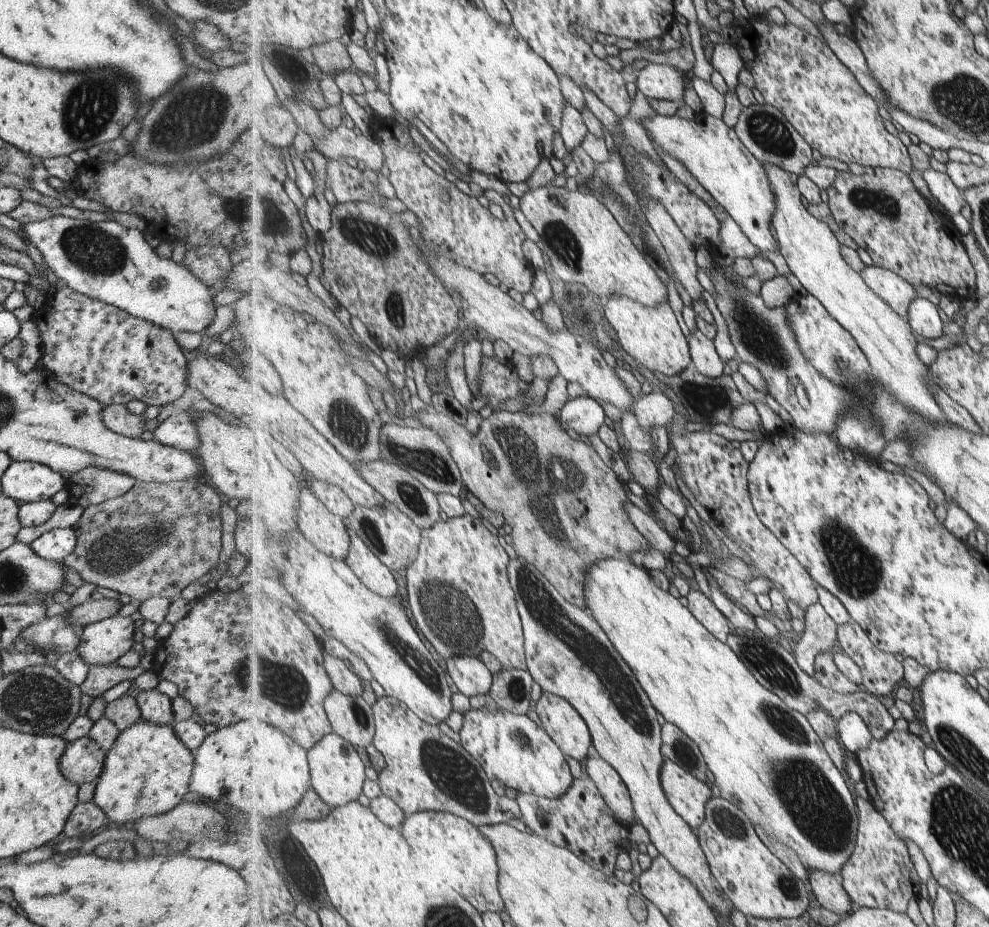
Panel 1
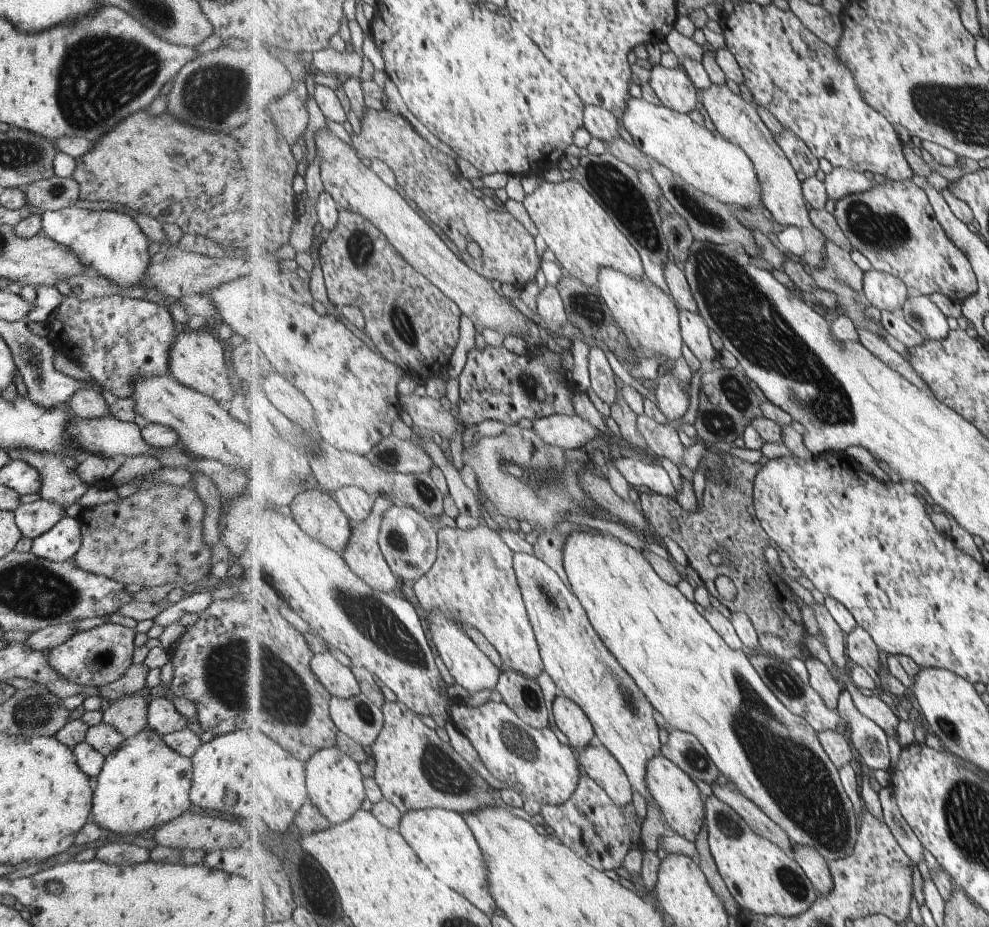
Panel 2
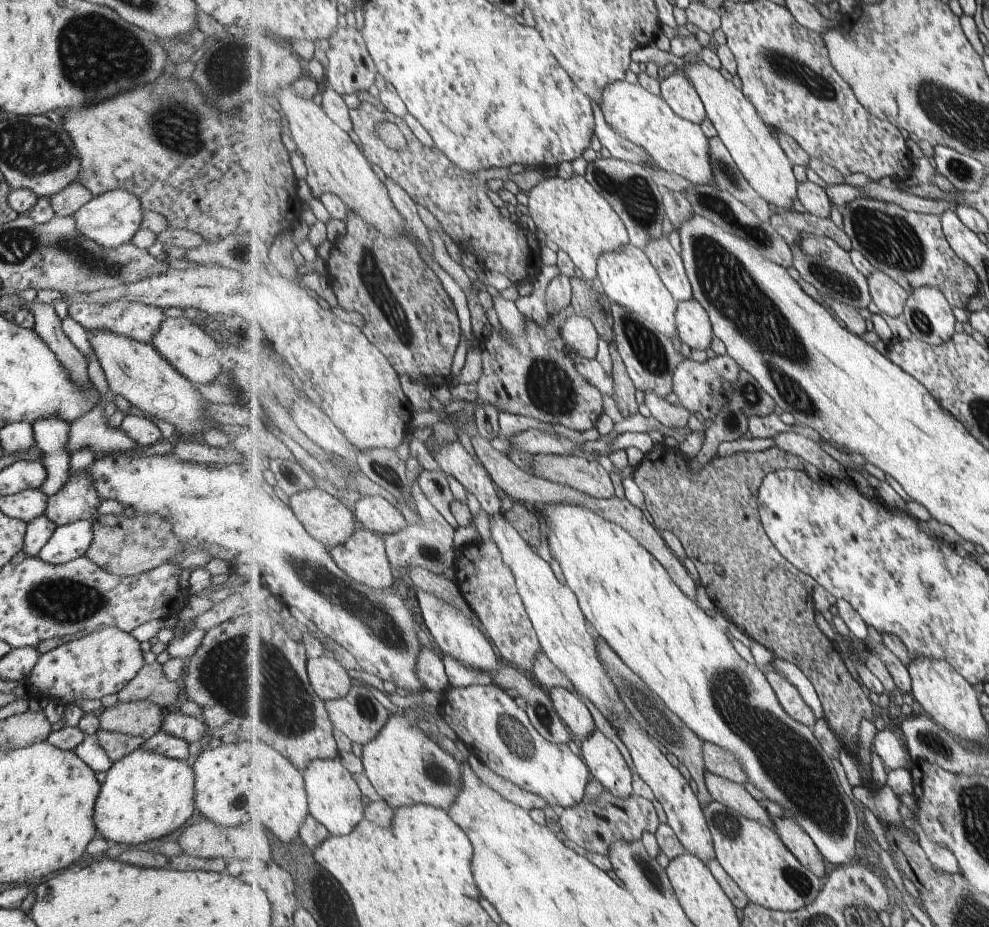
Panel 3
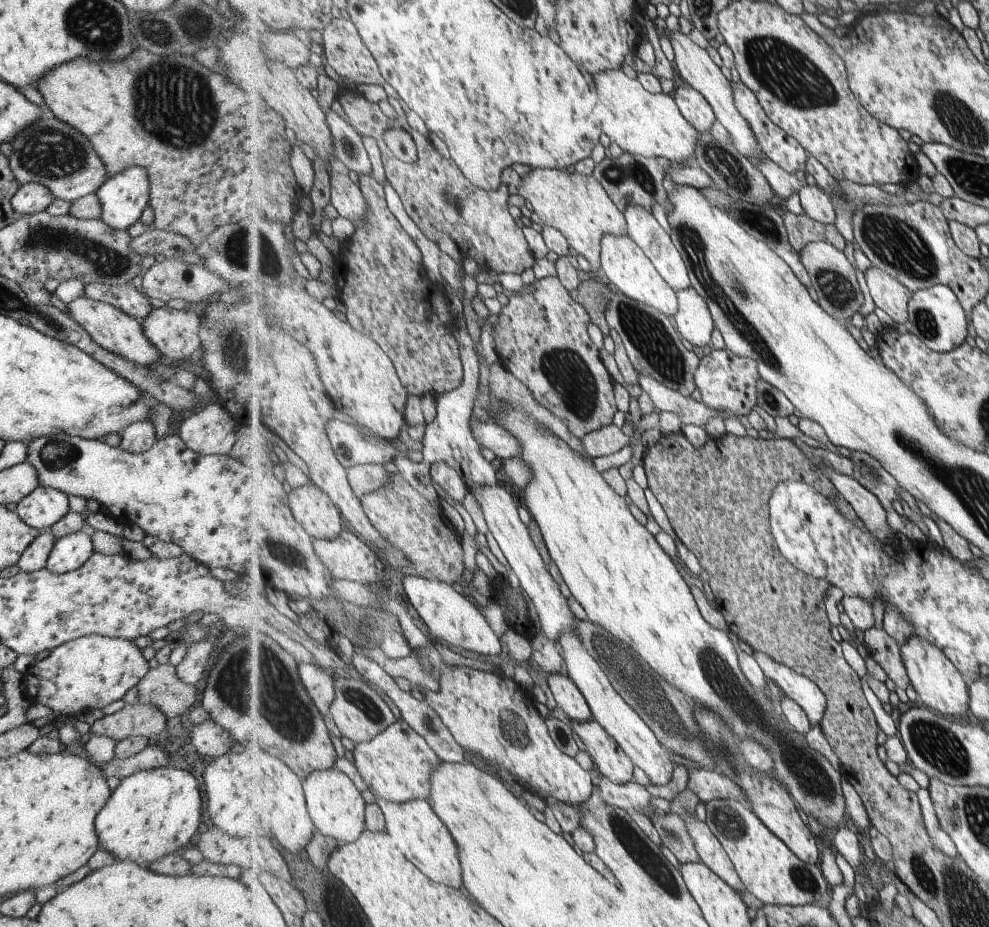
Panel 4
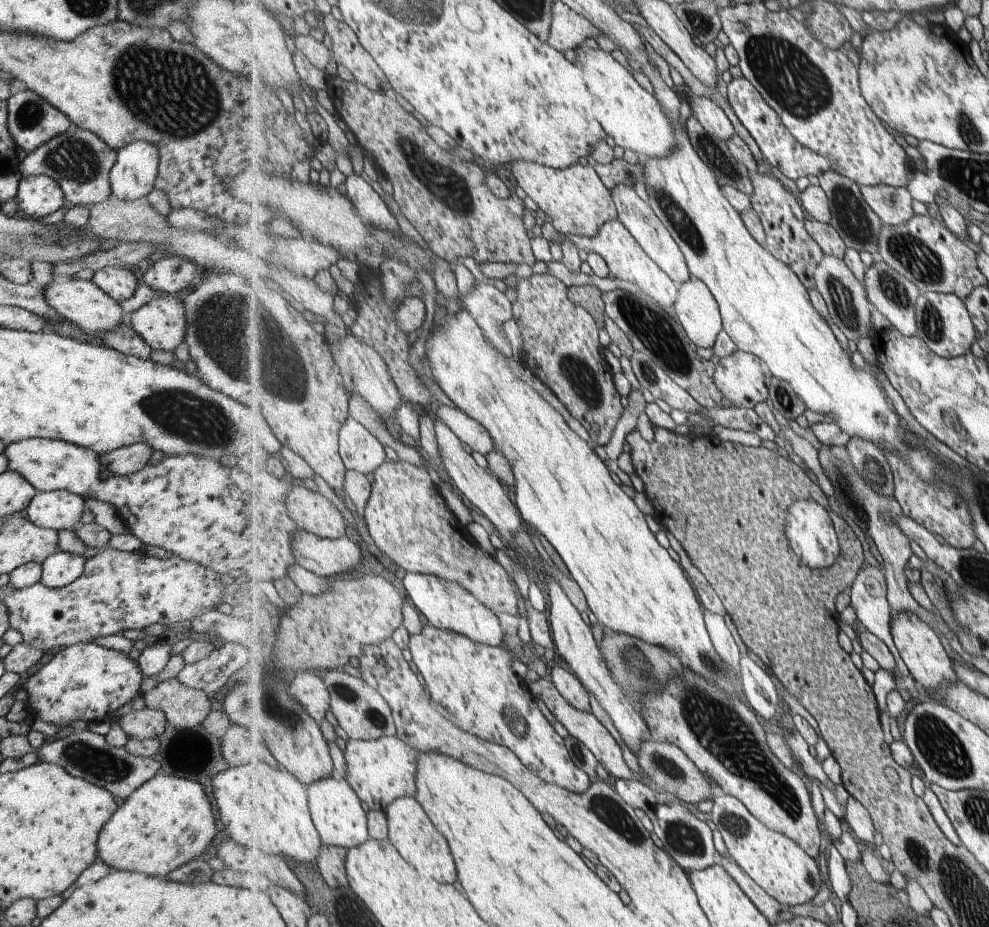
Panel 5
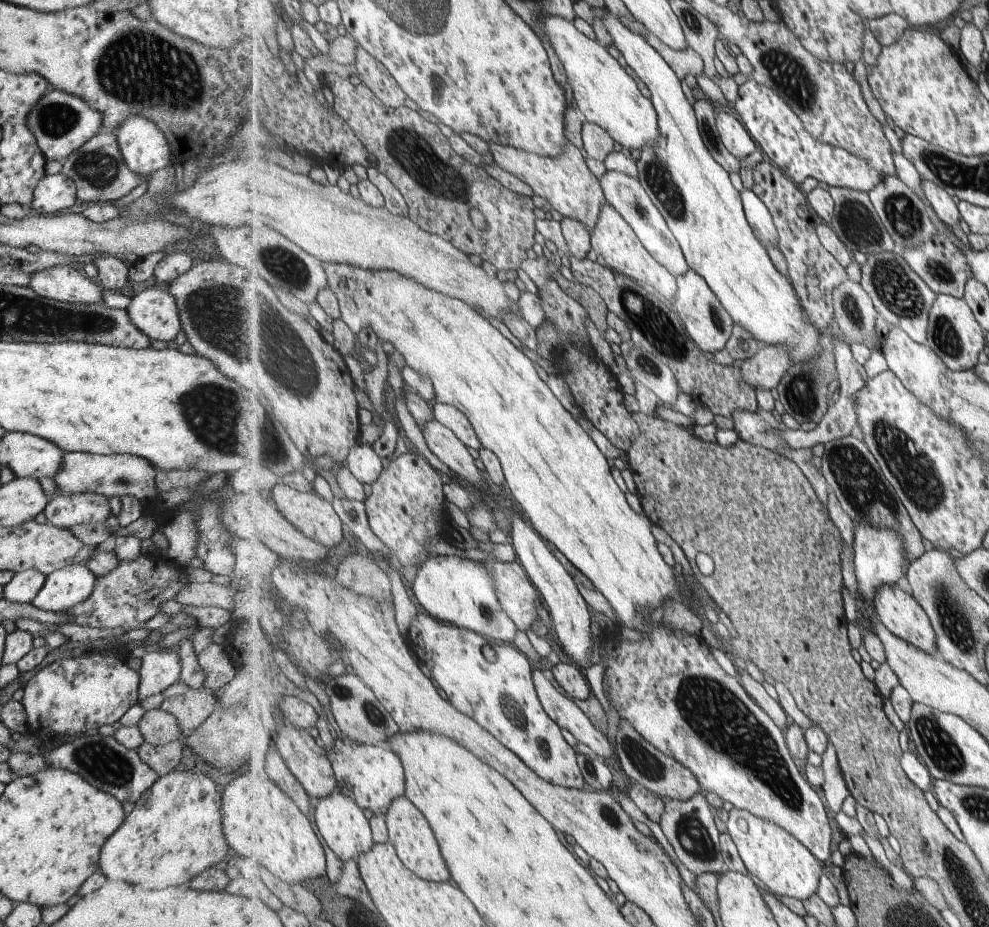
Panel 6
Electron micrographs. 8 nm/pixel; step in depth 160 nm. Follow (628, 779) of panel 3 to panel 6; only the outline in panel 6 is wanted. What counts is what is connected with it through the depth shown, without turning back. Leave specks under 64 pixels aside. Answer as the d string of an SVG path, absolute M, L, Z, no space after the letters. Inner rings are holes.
M535 669L533 676L544 709L560 727L569 731L577 741L587 745L599 757L615 757L615 746L613 752L607 737L593 726L589 716L571 698L567 698L565 692L559 692L559 688L543 674L543 670Z

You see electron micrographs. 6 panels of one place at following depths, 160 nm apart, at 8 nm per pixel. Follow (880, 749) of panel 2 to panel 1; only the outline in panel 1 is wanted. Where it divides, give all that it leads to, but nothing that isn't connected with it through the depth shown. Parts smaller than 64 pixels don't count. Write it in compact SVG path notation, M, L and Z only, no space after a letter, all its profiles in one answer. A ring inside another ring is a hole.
M850 712L837 721L840 744L853 755L868 749L875 740L872 730L858 712Z

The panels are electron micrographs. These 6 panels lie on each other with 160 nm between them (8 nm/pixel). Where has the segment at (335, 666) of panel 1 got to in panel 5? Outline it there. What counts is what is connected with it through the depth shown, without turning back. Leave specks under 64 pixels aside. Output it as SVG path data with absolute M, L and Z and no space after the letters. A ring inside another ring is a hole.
M300 673L293 681L293 698L318 722L323 722L331 706L331 695L322 674Z

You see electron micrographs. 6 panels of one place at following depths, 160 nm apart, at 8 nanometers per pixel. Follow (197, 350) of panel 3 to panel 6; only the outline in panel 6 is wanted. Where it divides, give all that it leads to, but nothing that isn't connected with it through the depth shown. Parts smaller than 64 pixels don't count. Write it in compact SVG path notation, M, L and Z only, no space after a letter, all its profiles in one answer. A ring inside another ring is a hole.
M161 286L131 294L126 313L131 324L150 340L169 342L180 328L175 299Z

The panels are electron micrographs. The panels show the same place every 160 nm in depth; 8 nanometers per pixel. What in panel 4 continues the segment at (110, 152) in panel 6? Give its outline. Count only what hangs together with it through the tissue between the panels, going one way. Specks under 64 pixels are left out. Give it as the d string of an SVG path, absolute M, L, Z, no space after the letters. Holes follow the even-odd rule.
M41 114L38 121L23 129L9 144L13 148L13 154L7 159L8 165L18 184L42 184L55 198L72 203L82 196L95 193L107 179L105 165L87 137L83 137L78 130L61 122L54 115ZM79 170L87 172L87 182L69 182L71 174Z

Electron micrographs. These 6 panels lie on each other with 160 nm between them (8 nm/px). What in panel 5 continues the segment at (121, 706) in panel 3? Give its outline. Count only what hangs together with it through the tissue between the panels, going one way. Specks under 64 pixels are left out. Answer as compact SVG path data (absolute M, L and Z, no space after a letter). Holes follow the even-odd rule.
M145 706L141 711L131 710L117 723L129 739L144 741L157 738L166 725L166 716Z

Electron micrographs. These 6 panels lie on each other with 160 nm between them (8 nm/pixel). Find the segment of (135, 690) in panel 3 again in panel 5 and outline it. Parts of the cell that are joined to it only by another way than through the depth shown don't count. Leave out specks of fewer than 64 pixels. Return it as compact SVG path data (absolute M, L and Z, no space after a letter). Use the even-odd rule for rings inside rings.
M176 678L160 683L150 692L141 693L141 697L144 699L145 706L161 711L166 716L167 725L180 729L190 729L199 725L214 704L213 698L199 689L187 688Z

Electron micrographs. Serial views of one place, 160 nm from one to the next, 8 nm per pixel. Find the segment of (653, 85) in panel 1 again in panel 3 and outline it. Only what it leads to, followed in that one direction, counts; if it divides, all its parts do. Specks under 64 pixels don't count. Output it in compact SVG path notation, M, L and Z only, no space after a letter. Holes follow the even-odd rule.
M672 73L661 82L661 94L678 115L701 124L708 117L706 106L696 86L687 75Z

